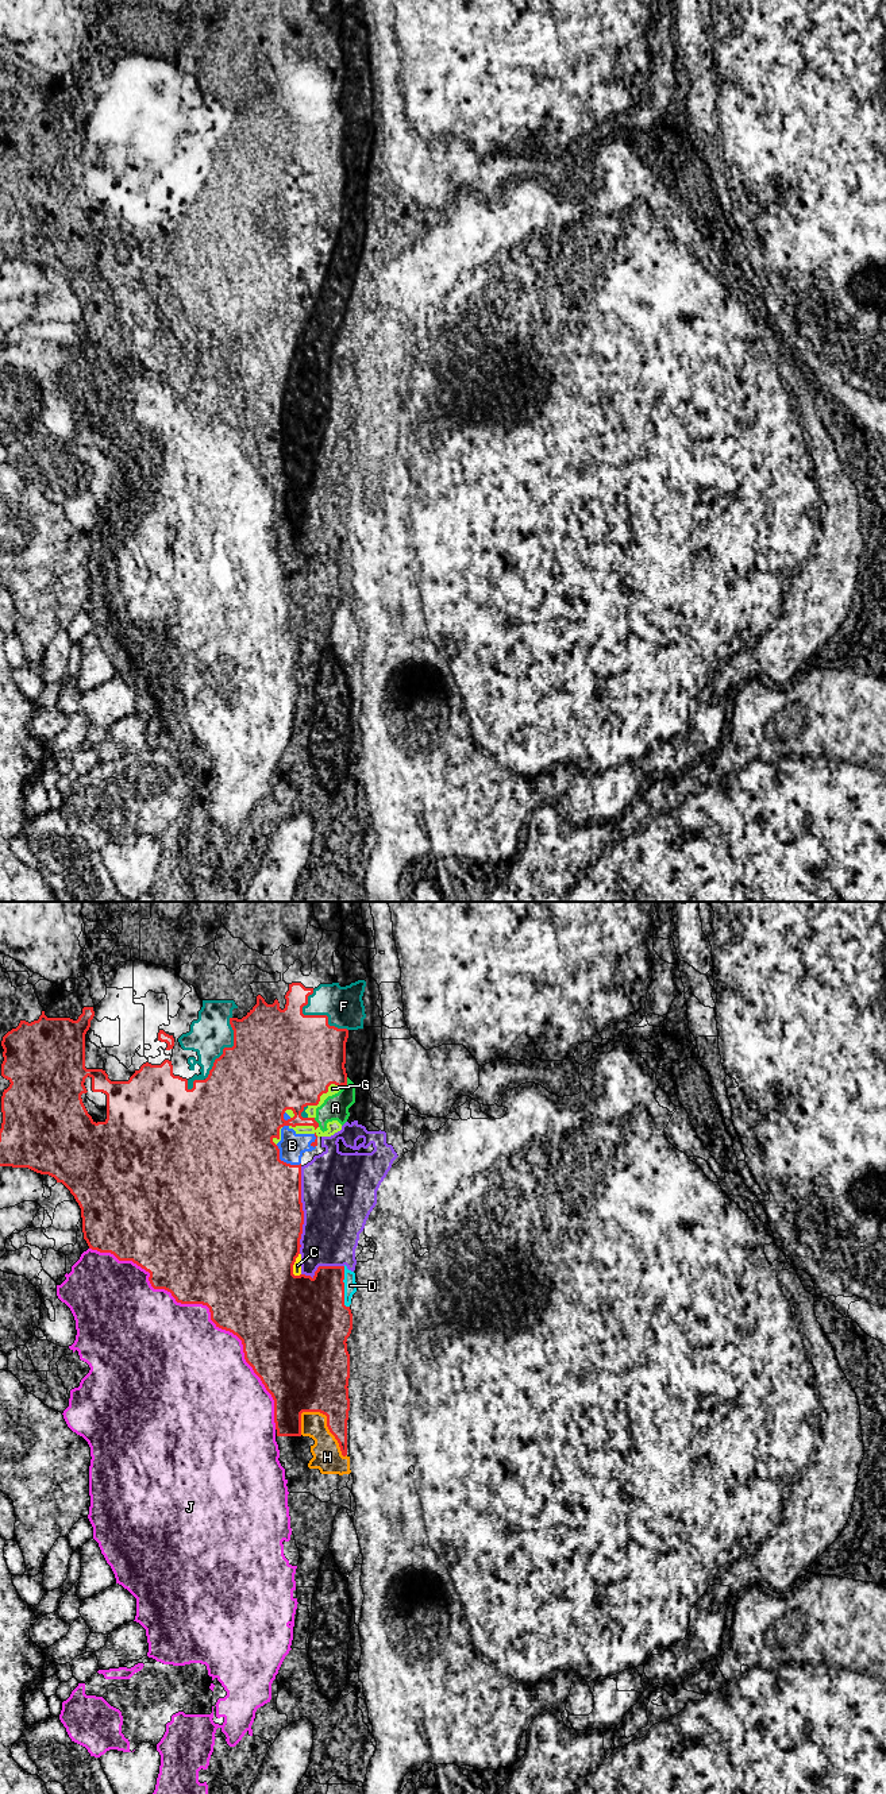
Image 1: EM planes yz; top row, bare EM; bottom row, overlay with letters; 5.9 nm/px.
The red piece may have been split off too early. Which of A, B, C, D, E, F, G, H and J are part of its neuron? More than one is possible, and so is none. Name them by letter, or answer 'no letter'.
A, B, C, D, F, G, H, J

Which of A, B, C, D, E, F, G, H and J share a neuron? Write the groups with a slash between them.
A B C D F G H J / E

